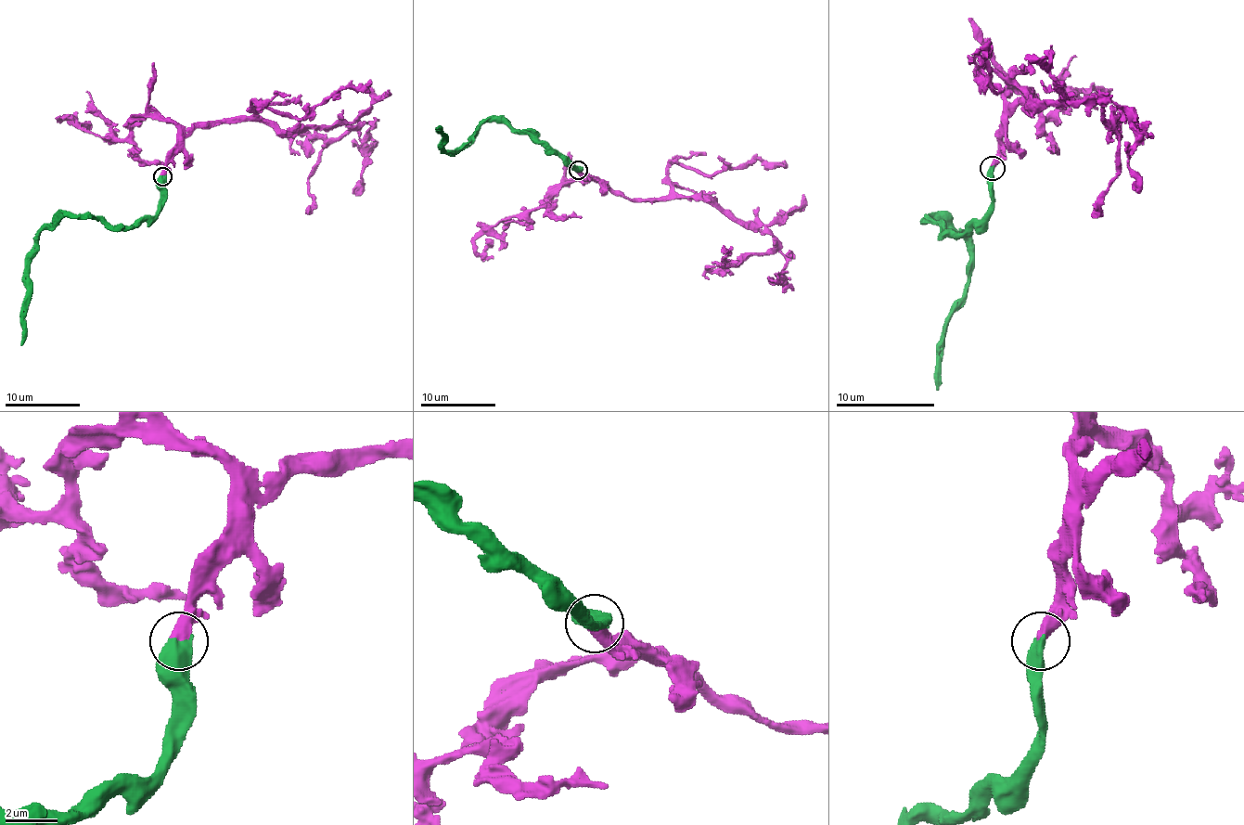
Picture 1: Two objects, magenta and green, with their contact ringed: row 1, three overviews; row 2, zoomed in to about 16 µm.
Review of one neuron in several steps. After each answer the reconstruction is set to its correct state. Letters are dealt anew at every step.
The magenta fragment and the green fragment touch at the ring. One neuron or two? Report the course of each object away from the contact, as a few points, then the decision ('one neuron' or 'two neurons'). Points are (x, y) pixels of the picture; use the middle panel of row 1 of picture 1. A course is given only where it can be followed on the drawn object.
course magenta (577, 169), (632, 199), (711, 199), (773, 239), (765, 252), (750, 252), (737, 265), (724, 264), (723, 245); course green (577, 169), (526, 134), (494, 121), (485, 121), (455, 152), (445, 150), (436, 128); one neuron

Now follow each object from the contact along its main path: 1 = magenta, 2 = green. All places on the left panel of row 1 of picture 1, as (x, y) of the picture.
1: (161, 176), (167, 157), (198, 127), (216, 120), (273, 122), (284, 133), (357, 127), (322, 151), (307, 213)
2: (161, 176), (161, 208), (148, 219), (110, 226), (62, 215), (39, 234), (37, 253), (30, 263), (20, 345)

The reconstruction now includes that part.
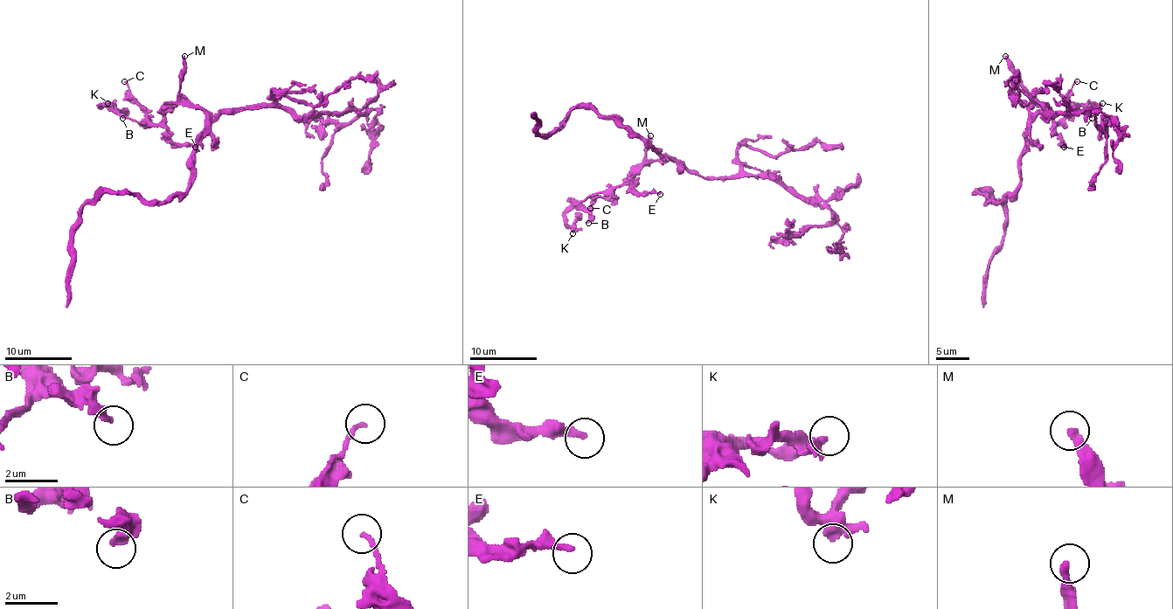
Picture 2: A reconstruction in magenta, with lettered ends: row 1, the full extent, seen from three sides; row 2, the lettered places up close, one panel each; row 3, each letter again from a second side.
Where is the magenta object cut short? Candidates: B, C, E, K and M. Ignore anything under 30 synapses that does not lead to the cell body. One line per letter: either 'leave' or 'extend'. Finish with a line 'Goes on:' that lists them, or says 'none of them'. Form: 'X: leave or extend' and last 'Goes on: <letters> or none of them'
B: leave
C: leave
E: leave
K: leave
M: leave
Goes on: none of them

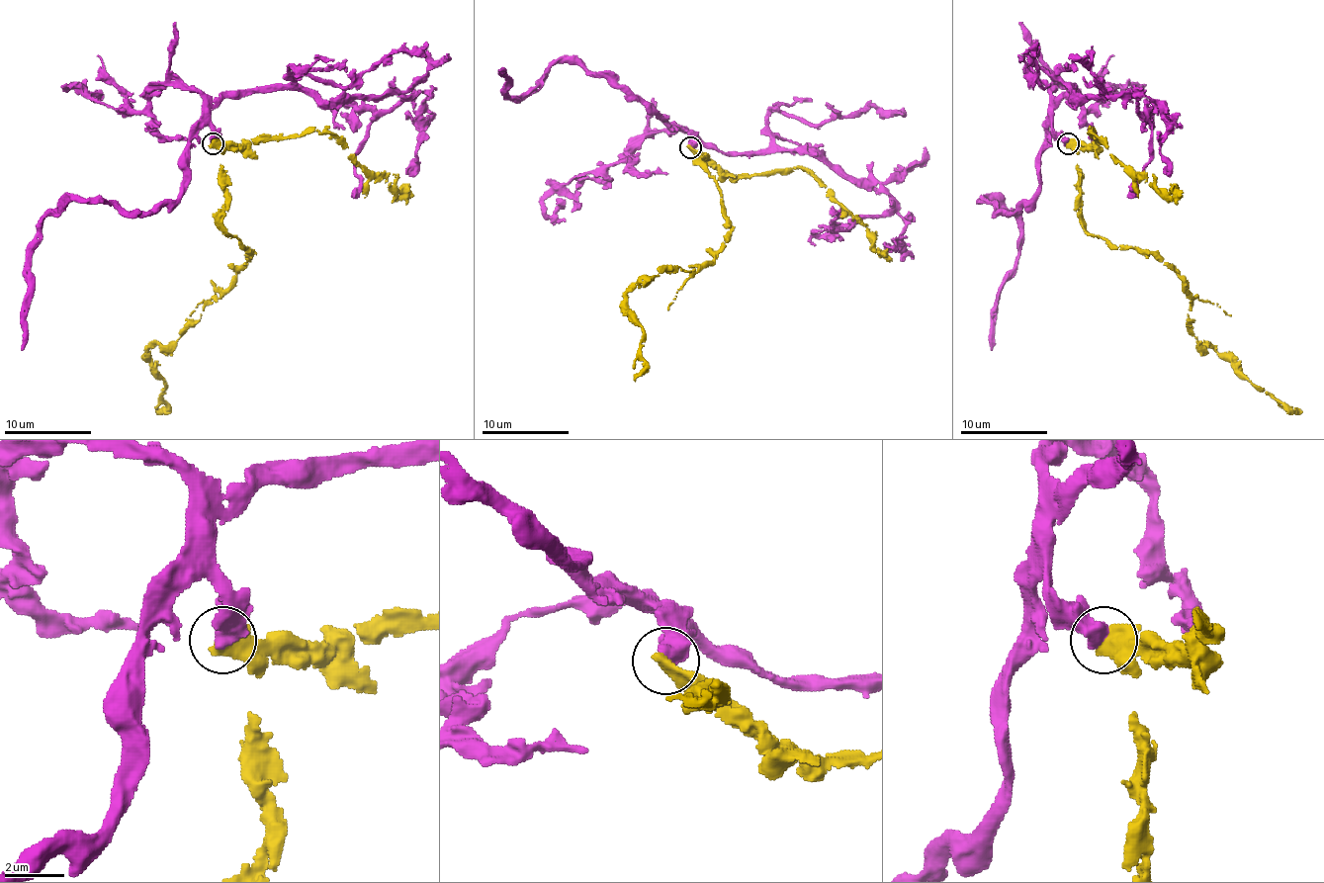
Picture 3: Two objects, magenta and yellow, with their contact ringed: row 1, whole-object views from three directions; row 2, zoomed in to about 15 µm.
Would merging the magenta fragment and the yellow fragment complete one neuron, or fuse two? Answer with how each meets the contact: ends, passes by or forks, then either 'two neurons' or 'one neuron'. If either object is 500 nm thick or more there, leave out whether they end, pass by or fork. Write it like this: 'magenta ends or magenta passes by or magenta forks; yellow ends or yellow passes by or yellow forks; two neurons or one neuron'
two neurons

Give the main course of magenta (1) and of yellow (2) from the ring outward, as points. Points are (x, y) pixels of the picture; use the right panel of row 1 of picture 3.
1: (1068, 142), (1048, 128), (1026, 204), (998, 213), (982, 200), (1019, 221), (991, 350)
2: (1068, 142), (1083, 225), (1157, 256), (1192, 298), (1188, 328), (1196, 346), (1211, 346), (1301, 413)

